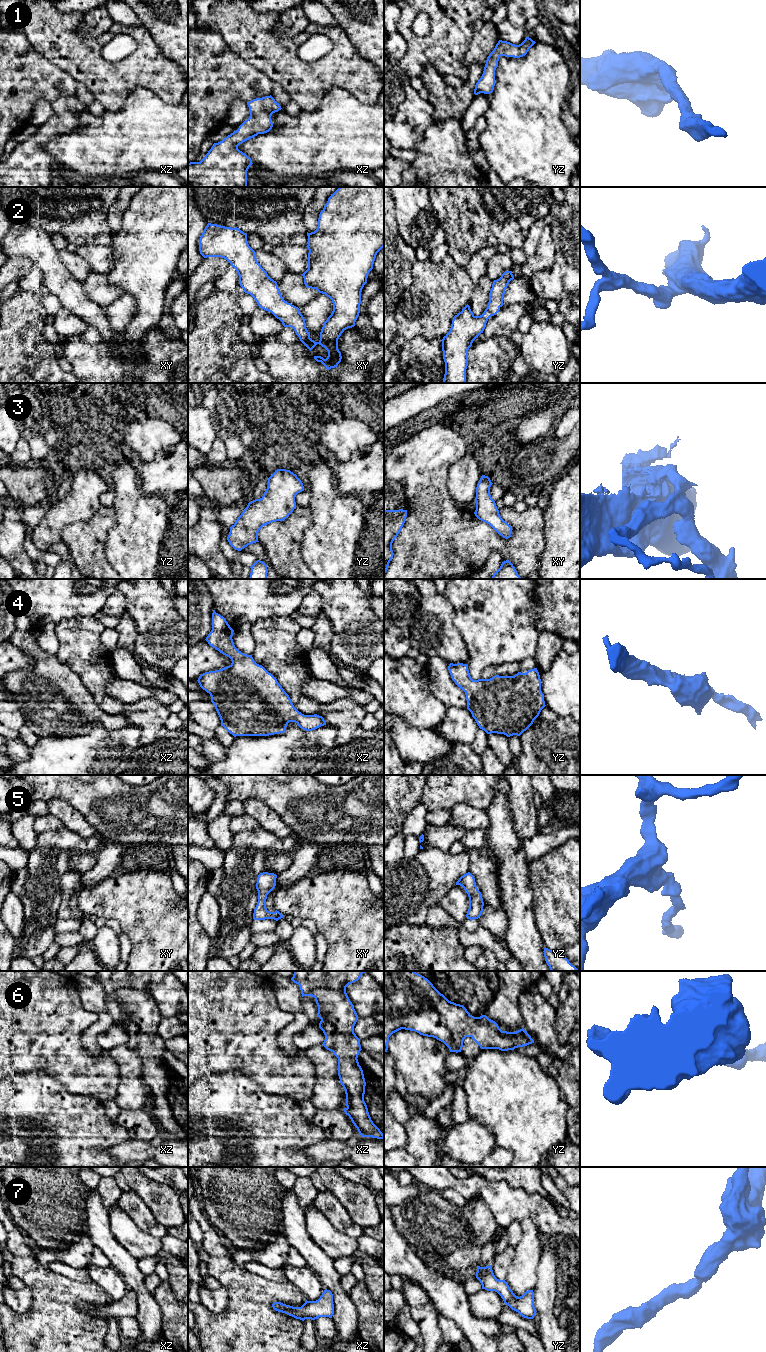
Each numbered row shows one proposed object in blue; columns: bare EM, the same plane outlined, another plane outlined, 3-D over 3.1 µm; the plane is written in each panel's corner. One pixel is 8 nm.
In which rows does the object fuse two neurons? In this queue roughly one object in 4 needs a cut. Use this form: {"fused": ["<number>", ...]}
{"fused": []}

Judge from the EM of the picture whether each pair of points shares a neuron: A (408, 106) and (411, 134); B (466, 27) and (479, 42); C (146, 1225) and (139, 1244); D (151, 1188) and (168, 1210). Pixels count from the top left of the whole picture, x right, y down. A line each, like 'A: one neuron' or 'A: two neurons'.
A: one neuron
B: two neurons
C: two neurons
D: one neuron

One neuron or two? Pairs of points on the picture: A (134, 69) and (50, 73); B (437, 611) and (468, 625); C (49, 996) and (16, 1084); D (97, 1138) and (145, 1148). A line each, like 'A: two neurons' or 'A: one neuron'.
A: two neurons
B: two neurons
C: two neurons
D: two neurons

